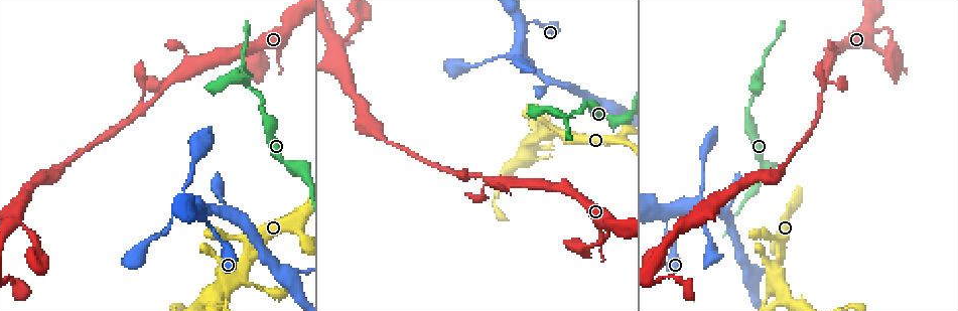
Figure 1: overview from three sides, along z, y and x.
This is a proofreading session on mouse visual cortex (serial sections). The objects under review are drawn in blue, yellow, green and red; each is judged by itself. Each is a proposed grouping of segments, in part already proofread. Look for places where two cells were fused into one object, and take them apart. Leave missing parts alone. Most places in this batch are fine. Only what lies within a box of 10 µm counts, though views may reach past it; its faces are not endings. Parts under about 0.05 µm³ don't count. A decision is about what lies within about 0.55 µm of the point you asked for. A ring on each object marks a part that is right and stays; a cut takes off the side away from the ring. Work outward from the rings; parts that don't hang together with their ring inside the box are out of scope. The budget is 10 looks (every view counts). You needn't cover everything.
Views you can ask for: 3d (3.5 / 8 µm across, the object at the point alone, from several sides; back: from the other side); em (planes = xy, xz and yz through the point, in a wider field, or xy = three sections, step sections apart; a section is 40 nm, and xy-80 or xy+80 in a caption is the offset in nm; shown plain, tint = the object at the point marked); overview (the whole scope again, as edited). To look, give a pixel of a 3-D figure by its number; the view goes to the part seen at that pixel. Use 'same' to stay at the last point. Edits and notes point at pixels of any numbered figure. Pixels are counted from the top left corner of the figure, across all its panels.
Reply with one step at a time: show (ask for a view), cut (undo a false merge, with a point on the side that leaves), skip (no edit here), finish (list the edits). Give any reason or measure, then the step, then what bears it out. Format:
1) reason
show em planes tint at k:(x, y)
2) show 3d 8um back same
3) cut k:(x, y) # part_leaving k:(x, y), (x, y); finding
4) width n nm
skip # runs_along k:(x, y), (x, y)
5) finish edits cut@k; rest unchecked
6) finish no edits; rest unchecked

abrupt turn
show 3d 3.5um at 1:(782, 293)

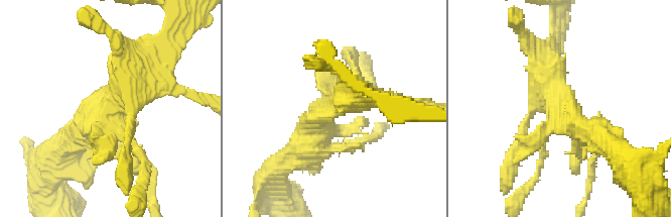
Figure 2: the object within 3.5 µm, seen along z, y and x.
need the tissue
show em xy step 1 tint at 2:(332, 105)

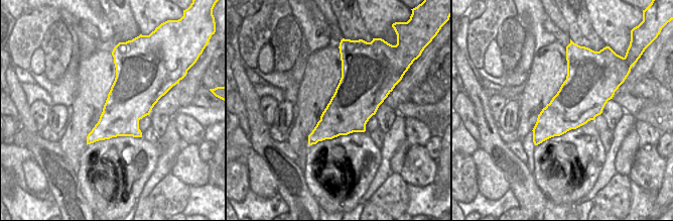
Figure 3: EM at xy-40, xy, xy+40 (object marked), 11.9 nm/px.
cut it another way
show em xy step 2 tint same

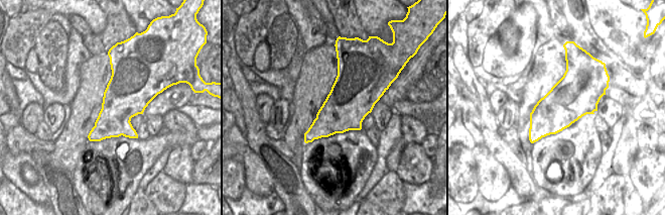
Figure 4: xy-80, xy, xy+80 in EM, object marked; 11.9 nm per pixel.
skip # runs_along 2:(155, 63), (69, 140); all the same cell

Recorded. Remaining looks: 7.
sharp bend
show 3d 8um at 1:(517, 49)

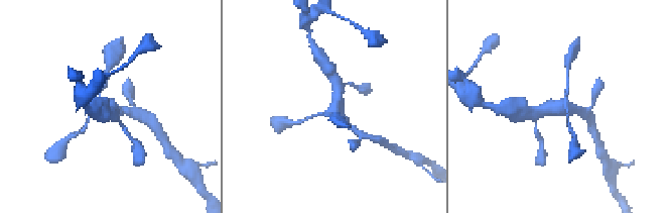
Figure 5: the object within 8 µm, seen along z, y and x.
shape alone is not enough
show em planes tint same

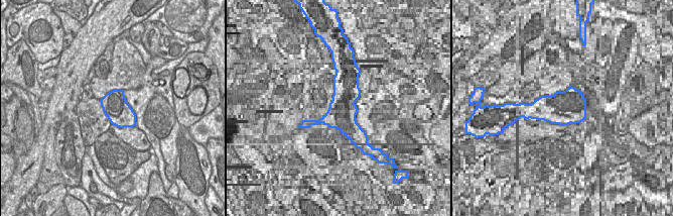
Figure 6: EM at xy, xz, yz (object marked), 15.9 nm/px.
arms 4
skip # runs_along 5:(342, 84), (337, 113), (355, 130); all the same cell

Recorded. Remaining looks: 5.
narrows sharply
show 3d 3.5um at 1:(819, 107)

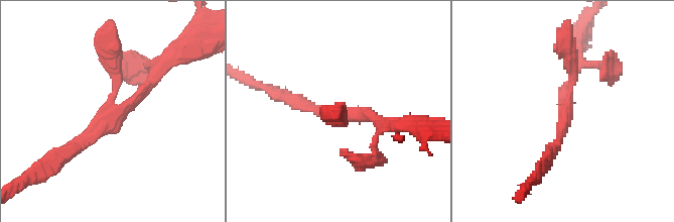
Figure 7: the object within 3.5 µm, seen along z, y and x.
arms 3; arm_widths 150, 150, 250 nm
show em xy step 5 tint at 7:(565, 109)

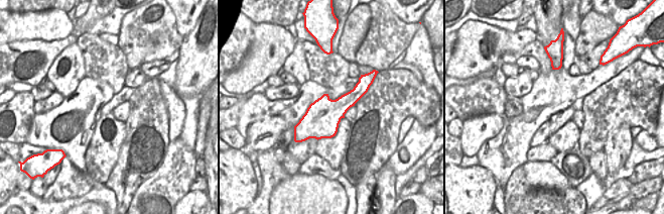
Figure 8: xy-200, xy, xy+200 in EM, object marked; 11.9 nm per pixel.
width 420 nm
skip # runs_along 7:(166, 61), (123, 110), (66, 153); one cell here

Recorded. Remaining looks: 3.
three arms meet
show 3d 3.5um at 1:(751, 275)

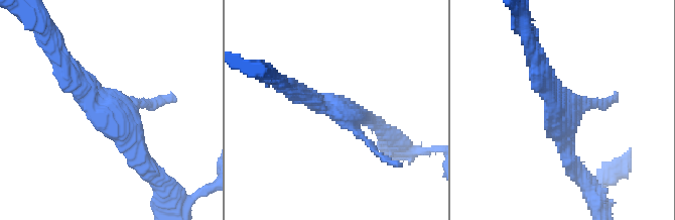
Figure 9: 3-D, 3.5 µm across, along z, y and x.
shape alone is not enough
show em planes tint at 9:(113, 117)

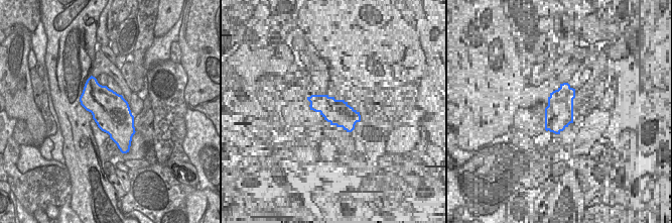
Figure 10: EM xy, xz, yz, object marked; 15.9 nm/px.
show em xy step 5 tint same

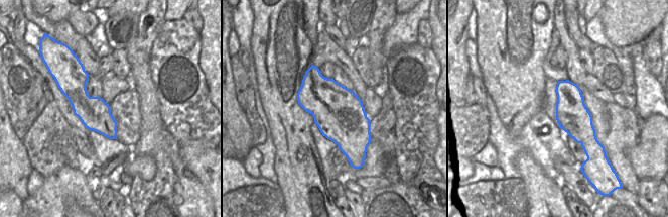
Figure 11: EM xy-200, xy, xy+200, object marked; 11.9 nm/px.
arms 3
skip # runs_along 9:(65, 69), (134, 137), (149, 168); one cell here

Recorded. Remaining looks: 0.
finish no edits; rest unchecked

